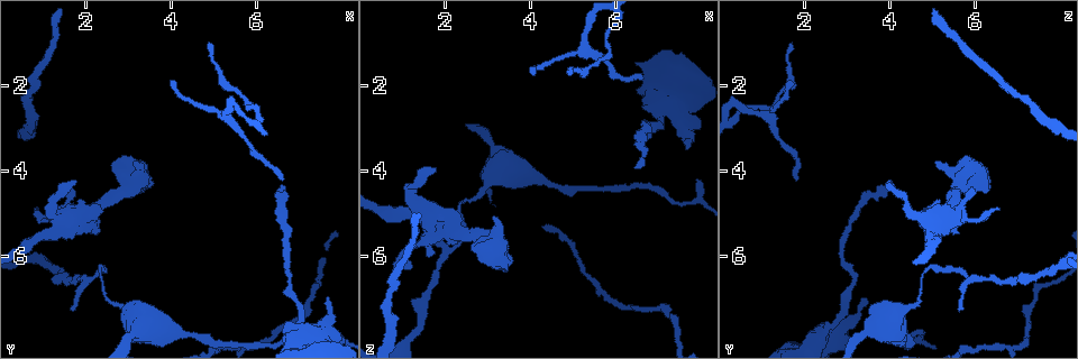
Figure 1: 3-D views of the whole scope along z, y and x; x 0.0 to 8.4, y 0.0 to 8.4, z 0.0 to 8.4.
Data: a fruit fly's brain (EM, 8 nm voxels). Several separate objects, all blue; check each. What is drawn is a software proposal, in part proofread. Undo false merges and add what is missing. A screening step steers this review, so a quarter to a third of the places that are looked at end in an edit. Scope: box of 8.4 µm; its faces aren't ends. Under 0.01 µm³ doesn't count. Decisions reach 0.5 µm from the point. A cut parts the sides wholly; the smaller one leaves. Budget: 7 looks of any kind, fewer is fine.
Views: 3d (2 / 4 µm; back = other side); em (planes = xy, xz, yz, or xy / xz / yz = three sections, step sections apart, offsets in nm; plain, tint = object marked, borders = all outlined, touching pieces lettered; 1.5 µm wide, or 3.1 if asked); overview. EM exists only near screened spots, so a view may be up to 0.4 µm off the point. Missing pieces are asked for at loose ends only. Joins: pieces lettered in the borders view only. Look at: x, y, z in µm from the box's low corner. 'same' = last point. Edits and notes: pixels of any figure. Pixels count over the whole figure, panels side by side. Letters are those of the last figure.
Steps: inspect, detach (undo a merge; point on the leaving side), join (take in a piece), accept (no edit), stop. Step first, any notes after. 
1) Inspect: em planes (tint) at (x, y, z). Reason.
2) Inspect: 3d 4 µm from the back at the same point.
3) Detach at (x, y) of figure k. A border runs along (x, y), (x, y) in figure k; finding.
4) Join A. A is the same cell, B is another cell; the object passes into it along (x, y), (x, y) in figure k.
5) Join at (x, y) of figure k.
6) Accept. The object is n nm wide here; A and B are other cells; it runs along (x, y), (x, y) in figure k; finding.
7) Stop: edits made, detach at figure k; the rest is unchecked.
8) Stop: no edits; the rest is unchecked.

Inspect: em xz step 8 (borders) at (7.60, 7.00, 3.45). Branch stops here.

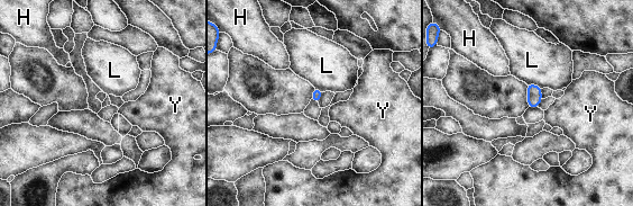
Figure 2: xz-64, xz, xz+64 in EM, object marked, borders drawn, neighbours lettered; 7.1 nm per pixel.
Accept. H, L and Y are other cells; a border runs along (526, 83), (535, 83), (542, 88) in figure 2; none of them fits.

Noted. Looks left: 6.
Inspect: 3d 4 µm at (2.30, 6.30, 4.90). Sharp bend.

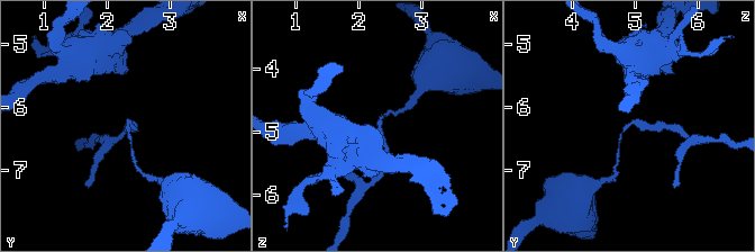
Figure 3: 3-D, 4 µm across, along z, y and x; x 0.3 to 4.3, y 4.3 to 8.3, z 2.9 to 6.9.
Inspect: em planes (borders) at (2.35, 6.30, 4.90). Shape alone is not enough.

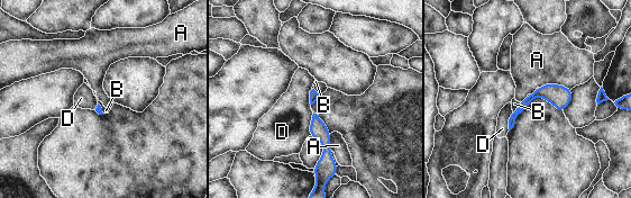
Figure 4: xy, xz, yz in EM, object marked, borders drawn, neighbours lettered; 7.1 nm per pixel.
Accept. The object is 50 nm wide here; A, B and D are other cells; a border runs along (538, 87), (558, 83), (570, 89) in figure 4; continuous, no second neuron.

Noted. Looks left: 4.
Inspect: 3d 2 µm at (1.75, 4.25, 3.95). Free end.

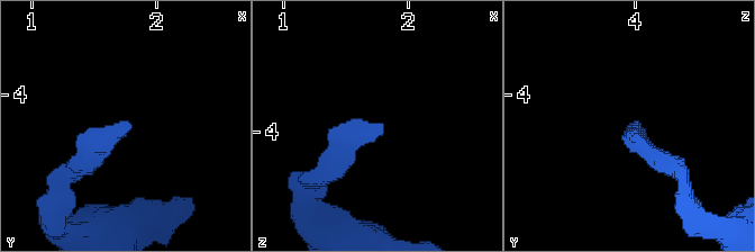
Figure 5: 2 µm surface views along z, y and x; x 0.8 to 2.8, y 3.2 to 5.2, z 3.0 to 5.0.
Inspect: em planes (borders) at (1.78, 4.26, 3.94).

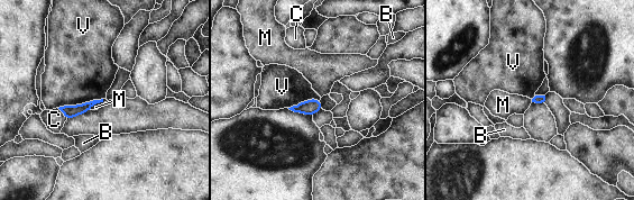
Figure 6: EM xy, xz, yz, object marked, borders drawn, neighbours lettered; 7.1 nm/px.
Accept. B, C, M and V are other cells; a border runs along (102, 98), (58, 108) in figure 6; no lettered piece goes on from it.

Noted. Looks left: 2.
Stop: no edits; the rest is unchecked.

